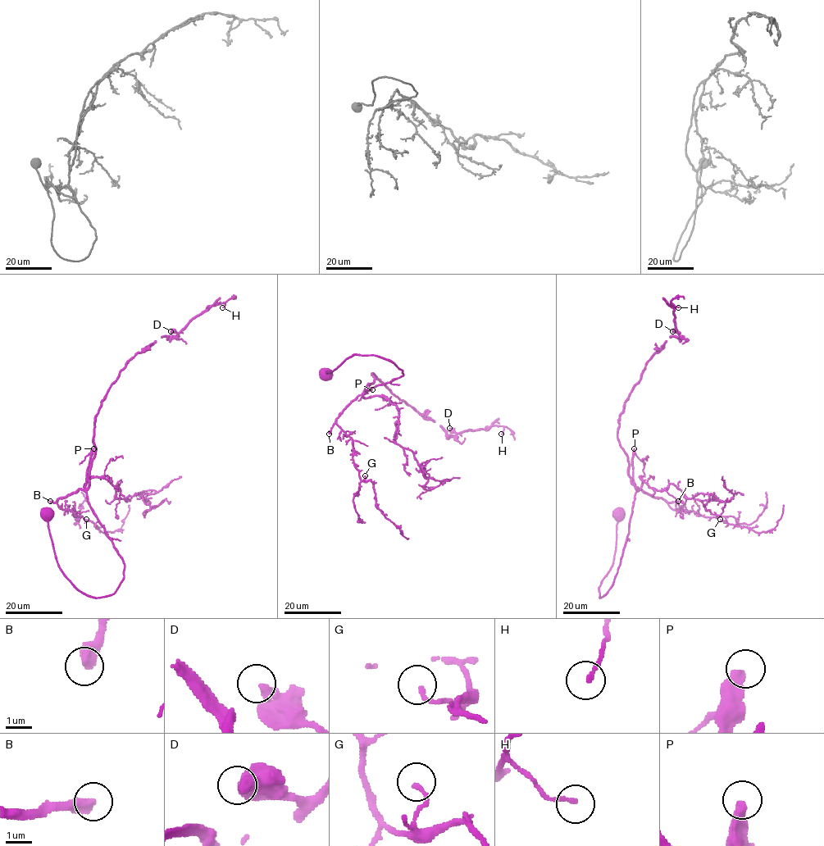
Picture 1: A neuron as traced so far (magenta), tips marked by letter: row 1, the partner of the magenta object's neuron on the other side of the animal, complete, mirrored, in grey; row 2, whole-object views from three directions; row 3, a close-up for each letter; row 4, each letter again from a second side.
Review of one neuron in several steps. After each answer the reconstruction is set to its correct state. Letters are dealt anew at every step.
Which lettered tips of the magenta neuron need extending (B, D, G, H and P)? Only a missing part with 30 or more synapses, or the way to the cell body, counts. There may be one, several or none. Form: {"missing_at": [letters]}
{"missing_at": ["B", "P"]}

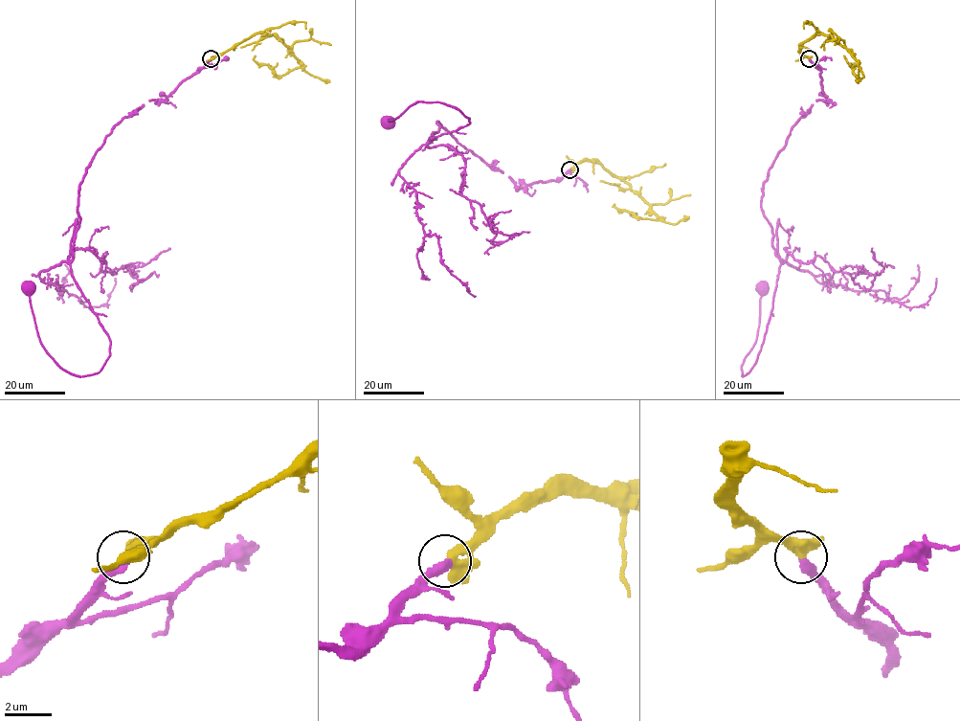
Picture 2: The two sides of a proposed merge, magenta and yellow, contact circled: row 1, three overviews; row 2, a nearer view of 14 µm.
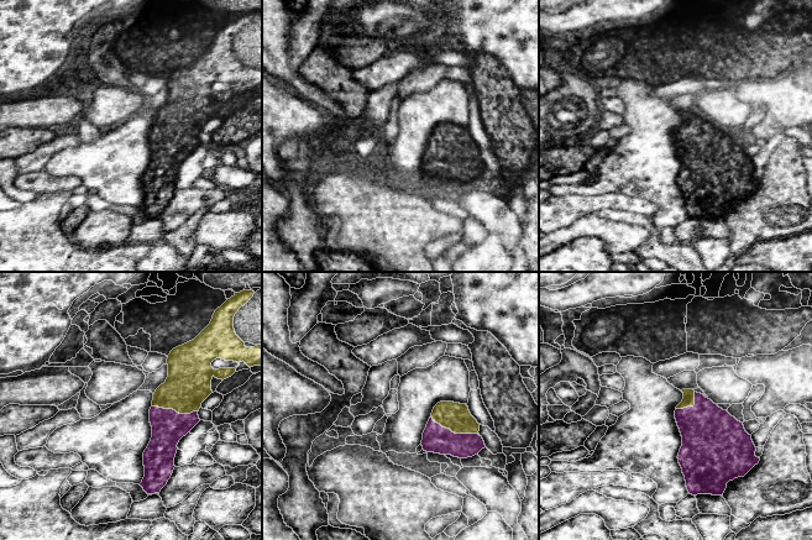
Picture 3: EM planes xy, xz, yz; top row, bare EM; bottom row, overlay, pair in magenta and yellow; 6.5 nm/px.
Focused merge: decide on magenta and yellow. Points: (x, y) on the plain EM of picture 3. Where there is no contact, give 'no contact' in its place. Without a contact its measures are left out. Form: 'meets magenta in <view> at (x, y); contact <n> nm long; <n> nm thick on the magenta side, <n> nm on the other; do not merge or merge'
meets magenta in xz at (454, 156); contact 340 nm long; 180 nm thick on the magenta side, 180 nm on the other; merge

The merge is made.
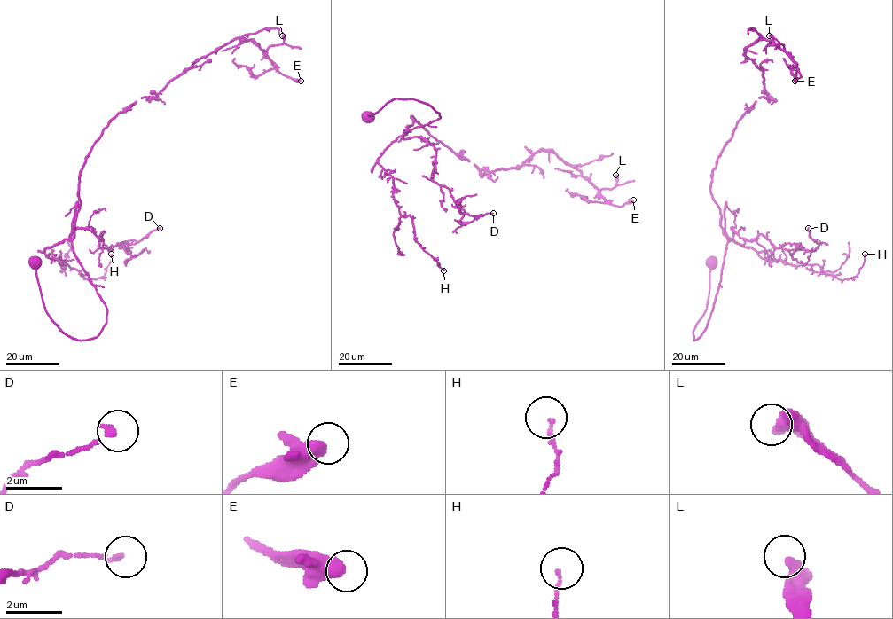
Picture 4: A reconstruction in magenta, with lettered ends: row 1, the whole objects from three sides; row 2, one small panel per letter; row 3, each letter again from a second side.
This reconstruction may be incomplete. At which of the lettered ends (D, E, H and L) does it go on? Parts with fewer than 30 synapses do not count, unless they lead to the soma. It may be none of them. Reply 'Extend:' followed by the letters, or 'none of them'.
Extend: none of them

